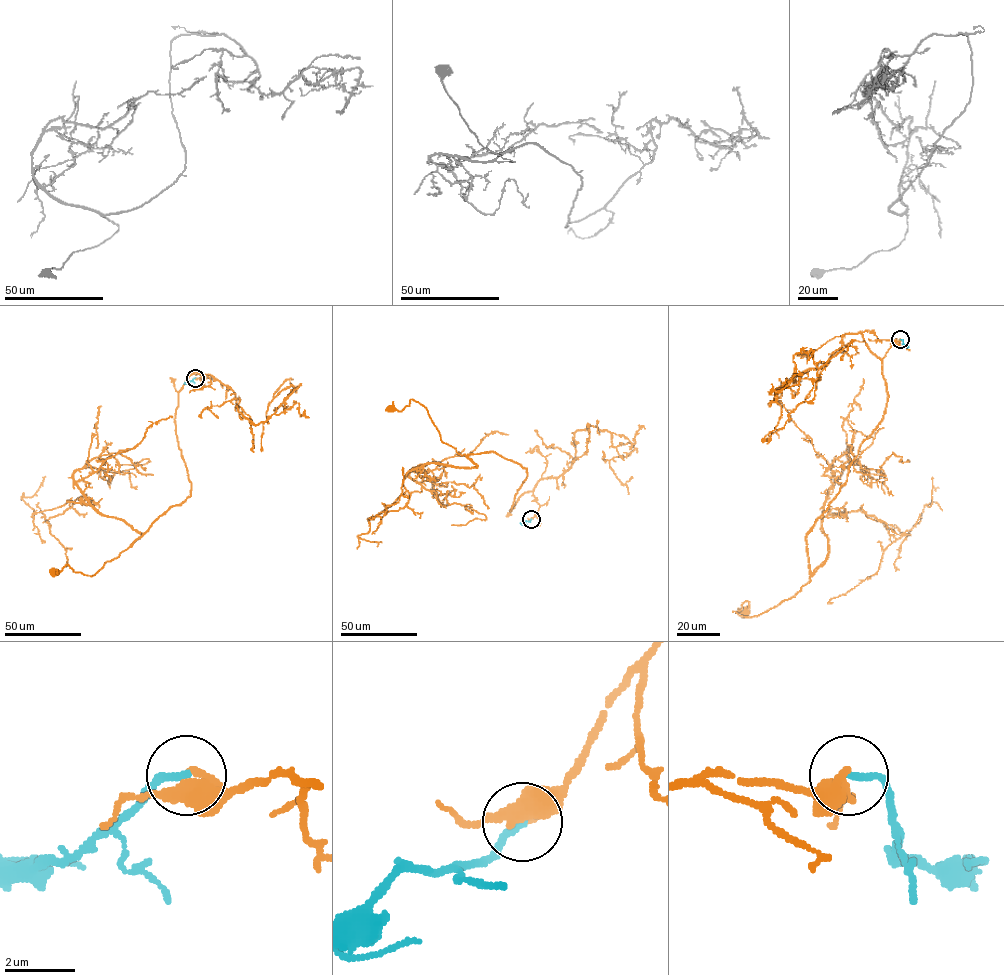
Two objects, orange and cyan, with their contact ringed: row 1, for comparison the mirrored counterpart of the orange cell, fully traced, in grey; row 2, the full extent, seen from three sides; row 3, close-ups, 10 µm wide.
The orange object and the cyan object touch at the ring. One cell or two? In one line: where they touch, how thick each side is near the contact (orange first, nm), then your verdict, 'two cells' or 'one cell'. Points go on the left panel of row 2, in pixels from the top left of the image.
at (195, 378); 300 nm thick on the orange side, 200 nm on the other; one cell

